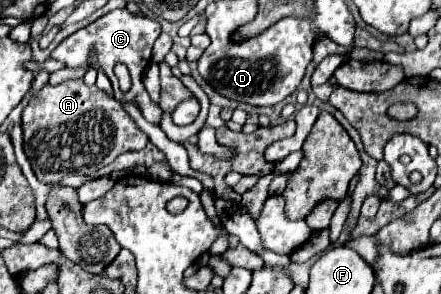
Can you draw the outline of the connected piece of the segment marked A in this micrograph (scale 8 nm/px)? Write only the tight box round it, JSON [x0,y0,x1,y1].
[23,80,147,184]

